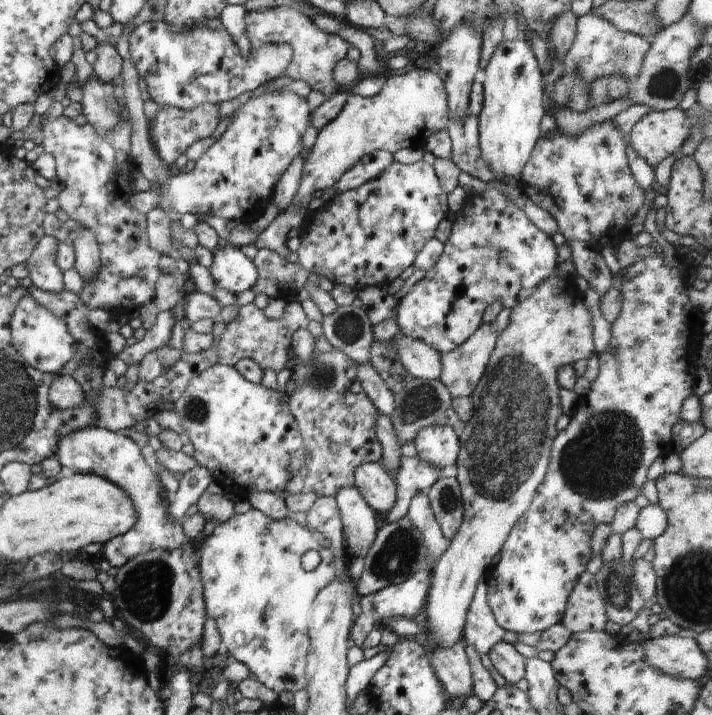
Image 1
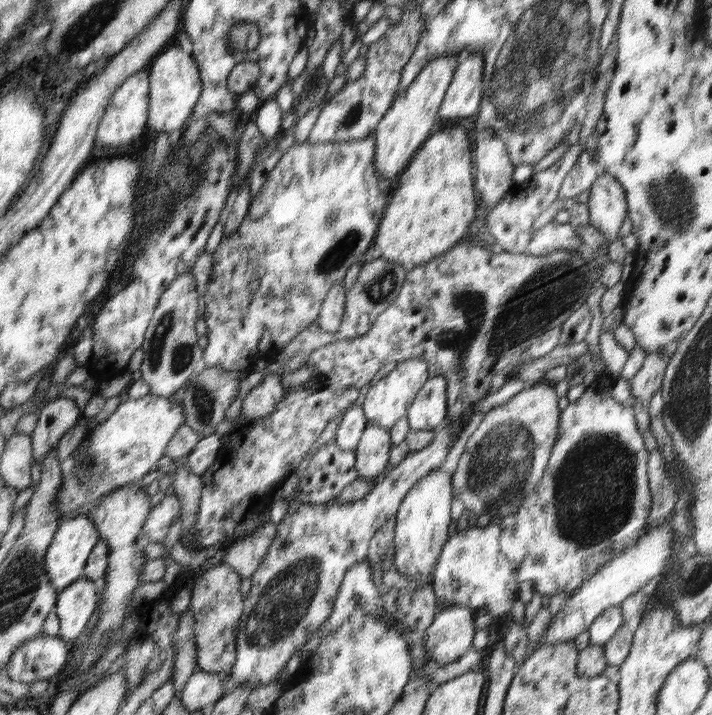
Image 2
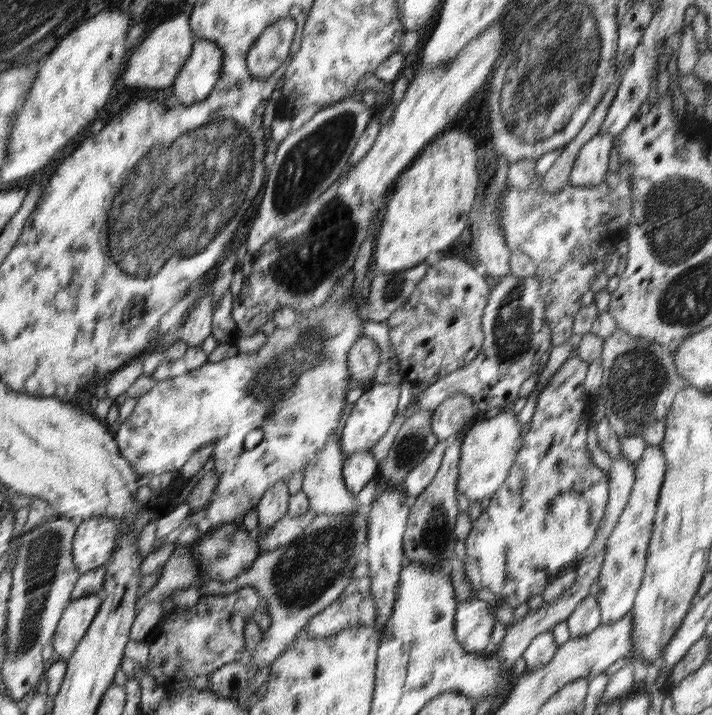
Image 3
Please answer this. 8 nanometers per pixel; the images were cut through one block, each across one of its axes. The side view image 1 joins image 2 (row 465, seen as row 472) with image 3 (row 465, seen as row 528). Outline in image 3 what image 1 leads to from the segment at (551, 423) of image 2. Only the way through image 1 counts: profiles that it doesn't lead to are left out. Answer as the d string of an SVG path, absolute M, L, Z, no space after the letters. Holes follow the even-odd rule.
M511 408L500 412L492 419L484 418L469 425L468 433L460 446L460 466L458 466L458 494L464 494L470 502L480 501L482 498L492 497L494 492L504 484L510 468L514 466L513 460L522 448L524 438L520 438L522 425L518 423Z

